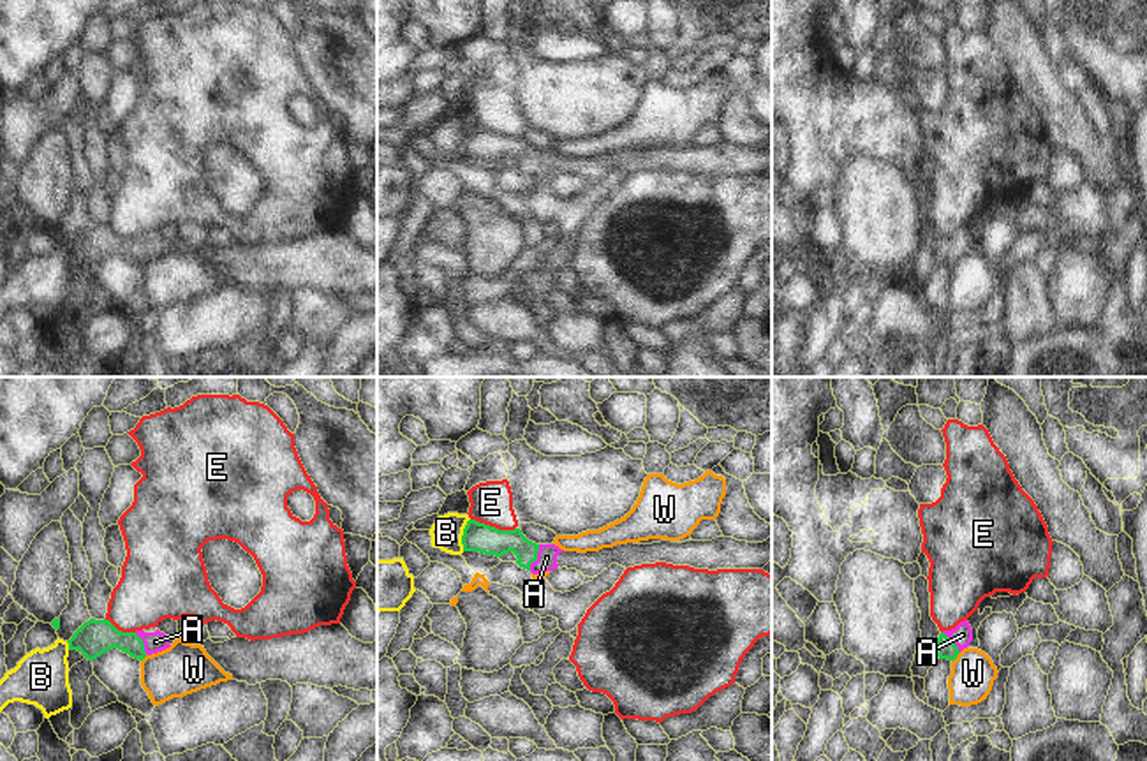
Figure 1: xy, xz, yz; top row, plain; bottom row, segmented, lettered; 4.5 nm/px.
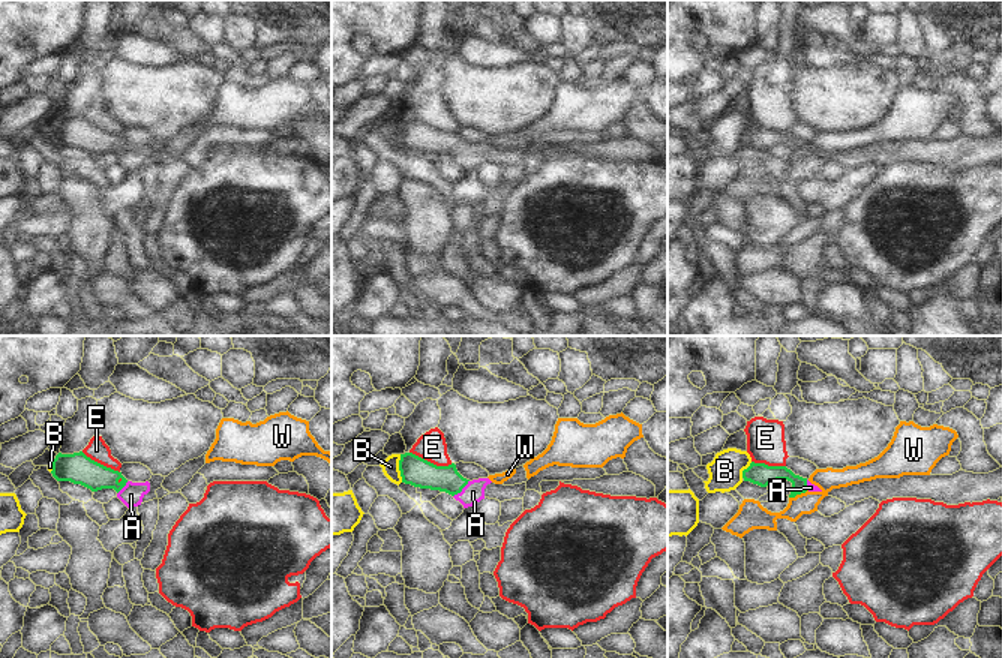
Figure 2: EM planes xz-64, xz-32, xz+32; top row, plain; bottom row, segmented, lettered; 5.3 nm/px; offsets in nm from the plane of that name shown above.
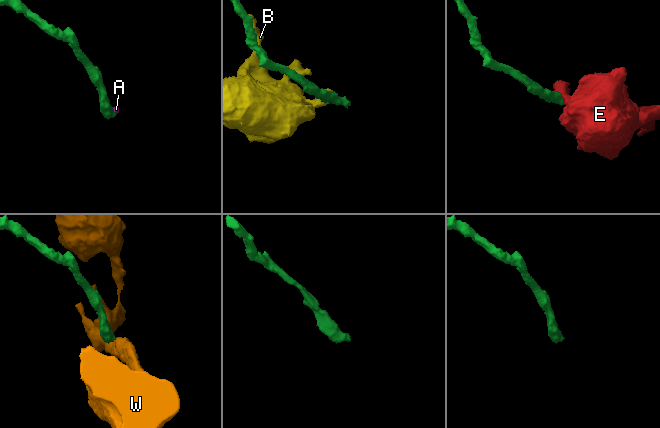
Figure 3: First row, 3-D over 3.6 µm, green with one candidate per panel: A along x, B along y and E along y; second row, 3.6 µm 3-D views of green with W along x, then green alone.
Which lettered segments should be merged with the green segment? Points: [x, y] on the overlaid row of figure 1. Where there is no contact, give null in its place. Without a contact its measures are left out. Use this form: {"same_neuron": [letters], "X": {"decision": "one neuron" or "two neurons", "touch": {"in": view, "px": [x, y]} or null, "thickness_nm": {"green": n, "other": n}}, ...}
{"same_neuron": ["A"], "A": {"decision": "one neuron", "touch": {"in": "xz", "px": [536, 557]}, "thickness_nm": {"green": 130, "other": 100}}, "B": {"decision": "two neurons", "touch": {"in": "xz", "px": [464, 534]}, "thickness_nm": {"green": 130, "other": 150}}, "E": {"decision": "two neurons", "touch": {"in": "xz", "px": [494, 527]}, "thickness_nm": {"green": 130, "other": 190}}, "W": {"decision": "two neurons", "touch": {"in": "yz", "px": [955, 657]}, "thickness_nm": {"green": 100, "other": 200}}}

